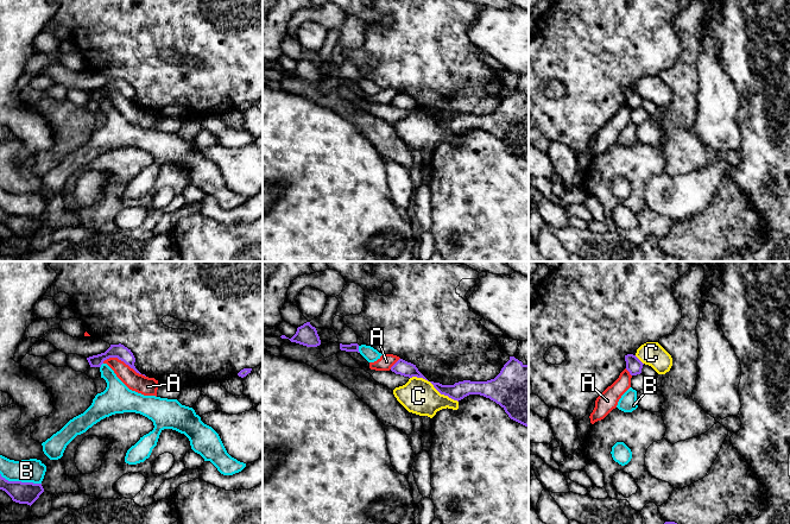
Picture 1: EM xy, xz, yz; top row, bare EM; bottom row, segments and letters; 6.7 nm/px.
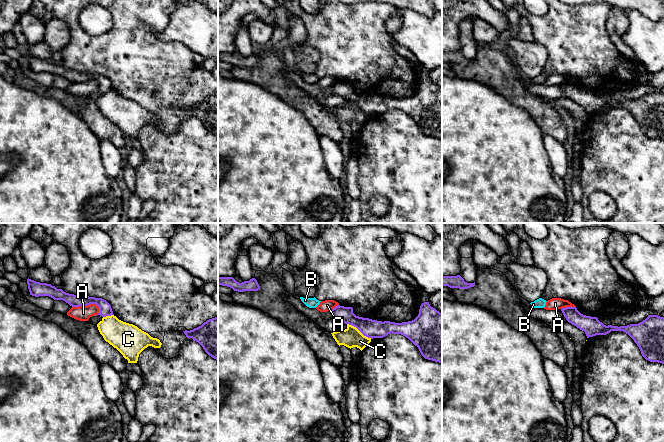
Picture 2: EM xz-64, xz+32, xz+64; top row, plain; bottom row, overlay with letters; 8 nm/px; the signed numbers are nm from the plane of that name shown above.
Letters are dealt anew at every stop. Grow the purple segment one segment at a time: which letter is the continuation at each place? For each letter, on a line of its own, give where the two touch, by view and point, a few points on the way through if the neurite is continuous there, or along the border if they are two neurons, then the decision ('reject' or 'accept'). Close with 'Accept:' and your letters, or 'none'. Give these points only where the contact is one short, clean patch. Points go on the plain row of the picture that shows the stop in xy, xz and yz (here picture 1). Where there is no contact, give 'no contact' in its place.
A: xy (124, 95) | along xy (102, 95), (109, 92), (118, 92), (145, 111) | reject
B: xy (20, 215) | along xy (0, 207), (8, 214), (40, 218) | reject
C: xz (434, 120) | reject
Accept: none

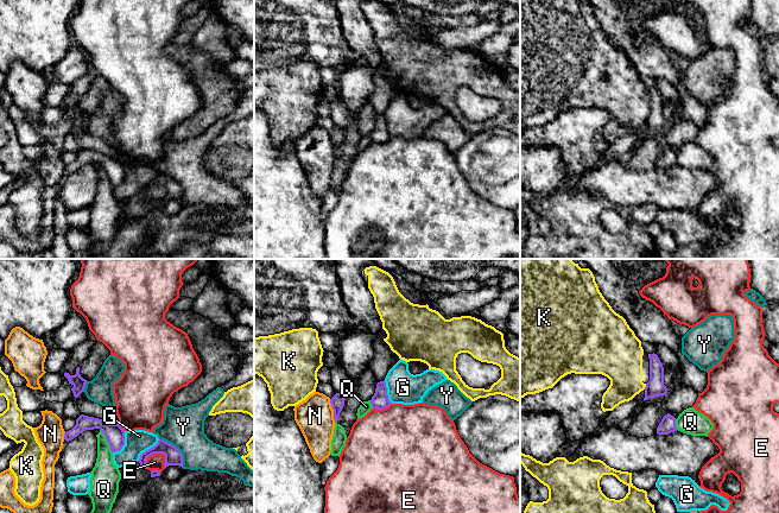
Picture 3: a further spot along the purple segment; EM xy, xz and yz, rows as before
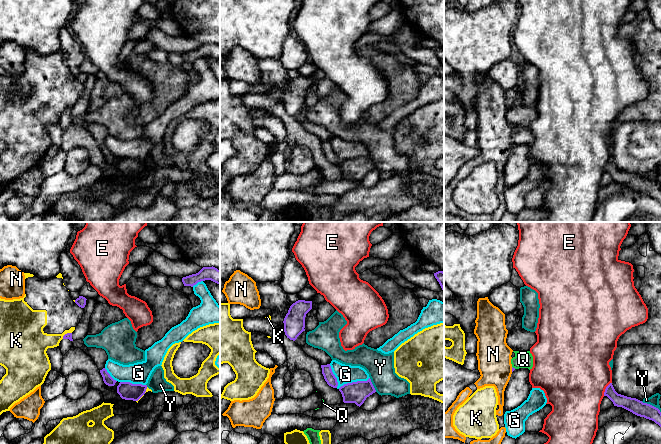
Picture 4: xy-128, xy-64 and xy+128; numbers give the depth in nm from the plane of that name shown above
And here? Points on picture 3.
E: xy (151, 188) | reject
G: xy (124, 178) | along xy (125, 165), (125, 178), (113, 187) | reject
K: yz (646, 120) | reject
N: xz (334, 145) | along xz (329, 133), (335, 157) | reject
Q: xy (107, 175) | reject
Y: xy (178, 184) | reject
Accept: none

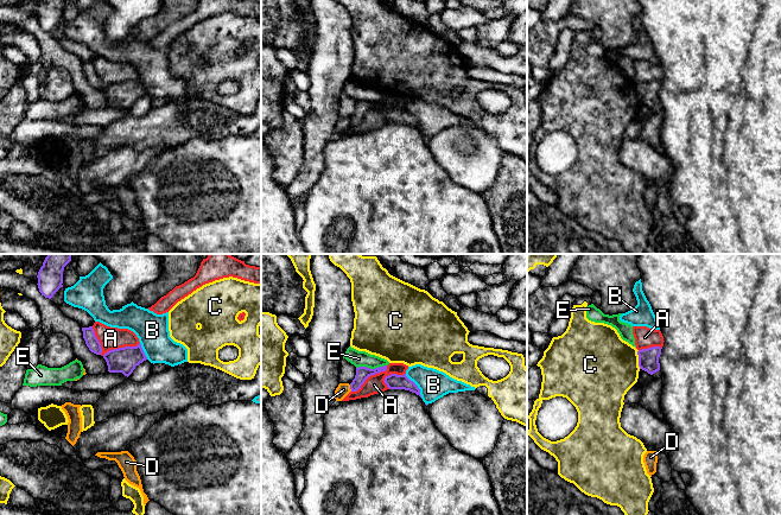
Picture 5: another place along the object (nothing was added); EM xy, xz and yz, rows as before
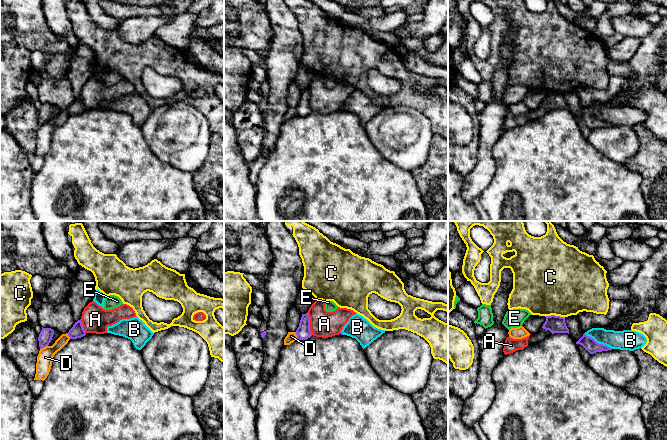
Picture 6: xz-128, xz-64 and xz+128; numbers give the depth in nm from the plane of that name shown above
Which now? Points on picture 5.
A: xy (107, 87) | along xy (91, 61), (102, 89), (113, 83), (134, 81), (139, 76) | reject
B: xz (417, 120) | reject
C: yz (639, 94) | reject
D: xz (350, 122) | reject
E: xz (369, 102) | along xz (386, 99), (374, 102), (356, 102) | reject
Accept: none

